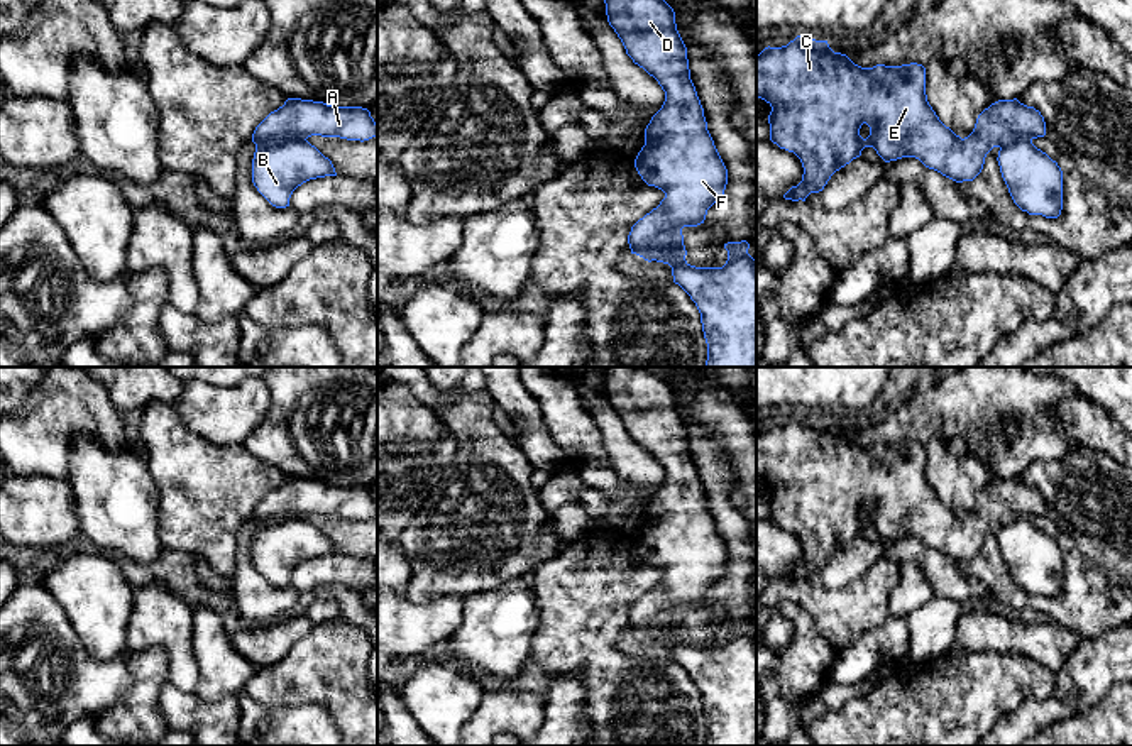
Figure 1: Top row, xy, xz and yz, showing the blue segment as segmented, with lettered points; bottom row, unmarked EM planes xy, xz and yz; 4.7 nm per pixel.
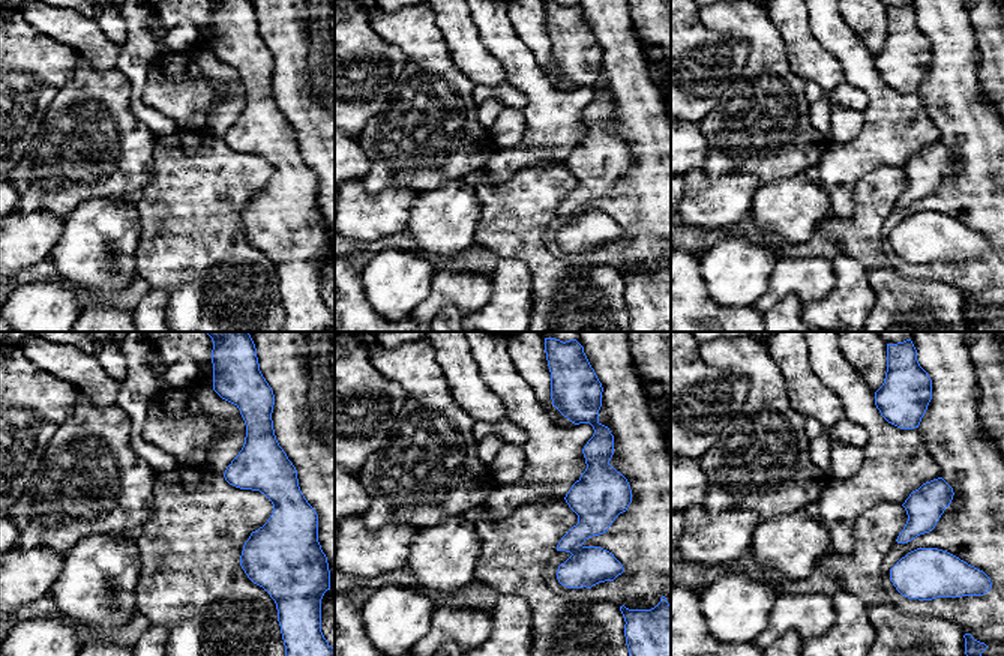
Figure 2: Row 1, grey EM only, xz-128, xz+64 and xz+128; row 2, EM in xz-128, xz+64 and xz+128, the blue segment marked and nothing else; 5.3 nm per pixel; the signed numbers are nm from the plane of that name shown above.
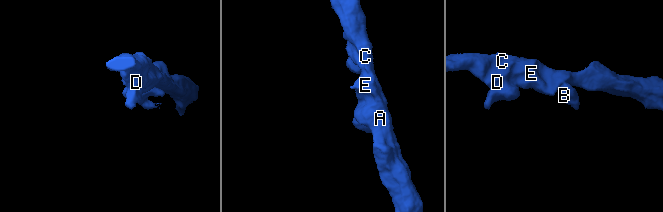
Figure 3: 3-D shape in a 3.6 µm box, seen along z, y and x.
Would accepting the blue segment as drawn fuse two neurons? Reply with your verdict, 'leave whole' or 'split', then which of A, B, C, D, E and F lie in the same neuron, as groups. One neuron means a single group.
split | A C D E F / B

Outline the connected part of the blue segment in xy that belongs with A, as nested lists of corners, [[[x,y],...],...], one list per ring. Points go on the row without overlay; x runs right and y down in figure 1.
[[[288,477],[256,506],[252,521],[264,524],[311,514],[364,521],[377,514],[377,502],[362,485],[333,485],[323,480]]]

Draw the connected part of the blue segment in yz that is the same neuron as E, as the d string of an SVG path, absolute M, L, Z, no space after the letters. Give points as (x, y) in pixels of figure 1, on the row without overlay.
M800 414L787 425L768 425L756 433L756 475L772 485L770 519L794 531L802 541L802 560L783 573L792 580L805 580L811 572L822 570L831 555L860 536L865 526L873 526L885 541L915 536L926 546L963 562L981 551L993 526L1008 518L1032 519L1046 514L1041 491L1014 477L998 479L985 487L973 511L961 518L929 484L922 443L861 447L846 433L834 431L827 420Z

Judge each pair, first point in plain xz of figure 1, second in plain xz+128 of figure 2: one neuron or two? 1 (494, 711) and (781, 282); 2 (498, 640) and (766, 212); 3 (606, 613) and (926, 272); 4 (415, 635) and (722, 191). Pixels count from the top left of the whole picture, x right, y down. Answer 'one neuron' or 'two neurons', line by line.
1: one neuron
2: one neuron
3: two neurons
4: one neuron

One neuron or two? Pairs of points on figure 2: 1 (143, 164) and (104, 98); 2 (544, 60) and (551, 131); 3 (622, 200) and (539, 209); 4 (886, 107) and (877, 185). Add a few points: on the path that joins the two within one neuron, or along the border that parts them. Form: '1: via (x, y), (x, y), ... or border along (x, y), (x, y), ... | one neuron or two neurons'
1: via (126, 147), (104, 125), (104, 114) | one neuron
2: border along (524, 42), (556, 87), (563, 90), (575, 89) | two neurons
3: border along (557, 215), (545, 233), (544, 245), (548, 249) | two neurons
4: border along (901, 167), (871, 170), (856, 182), (851, 191) | two neurons

